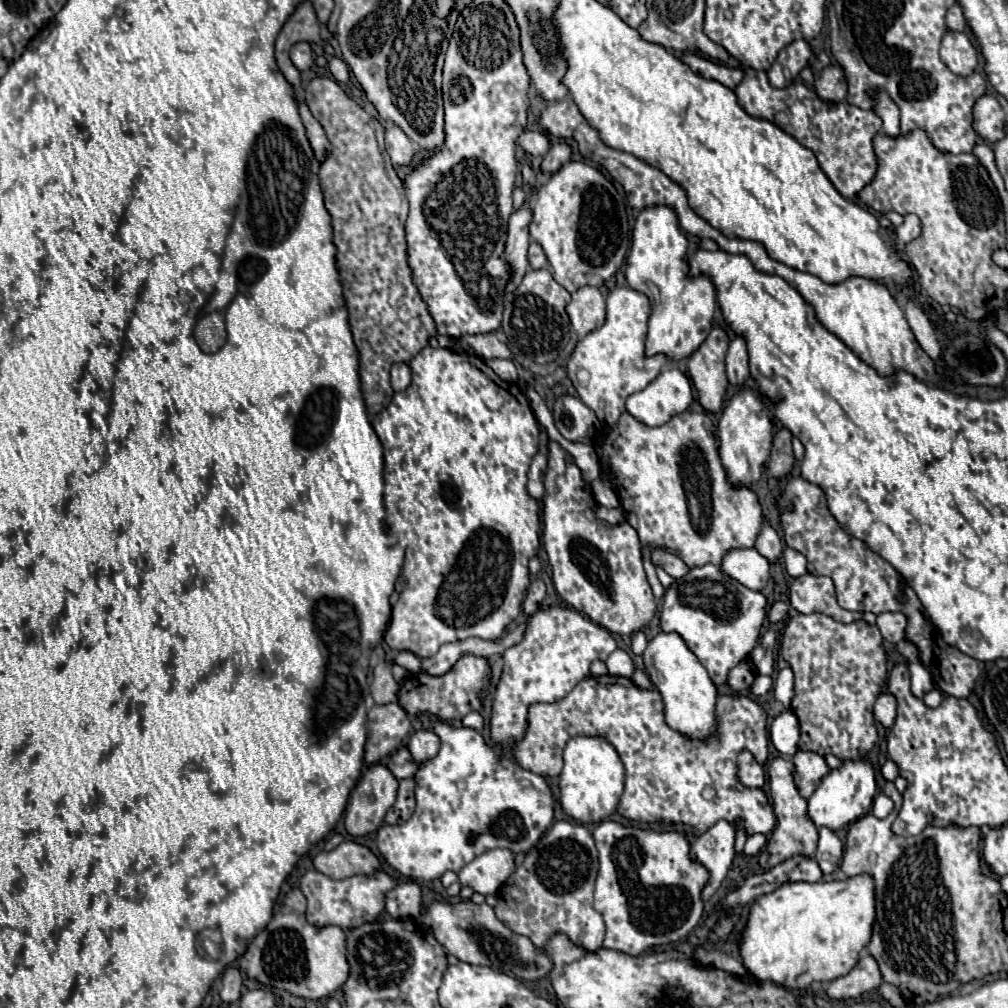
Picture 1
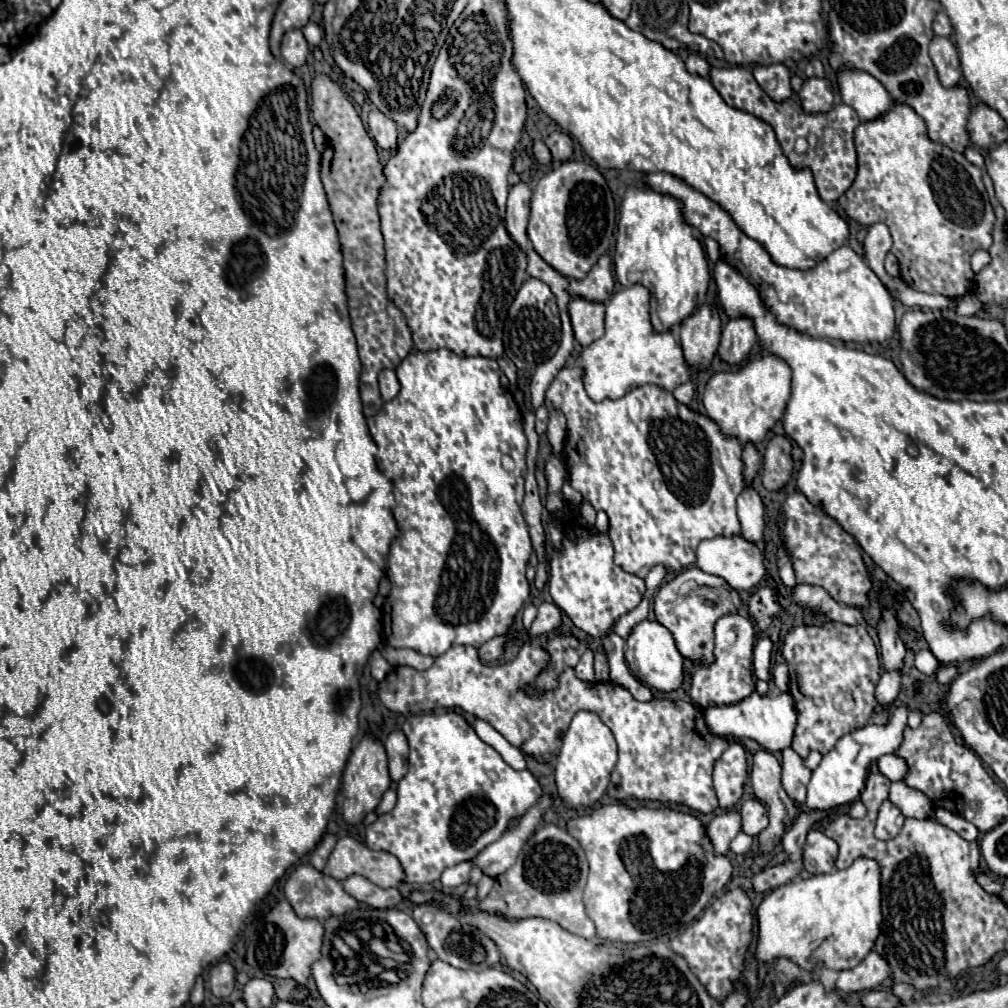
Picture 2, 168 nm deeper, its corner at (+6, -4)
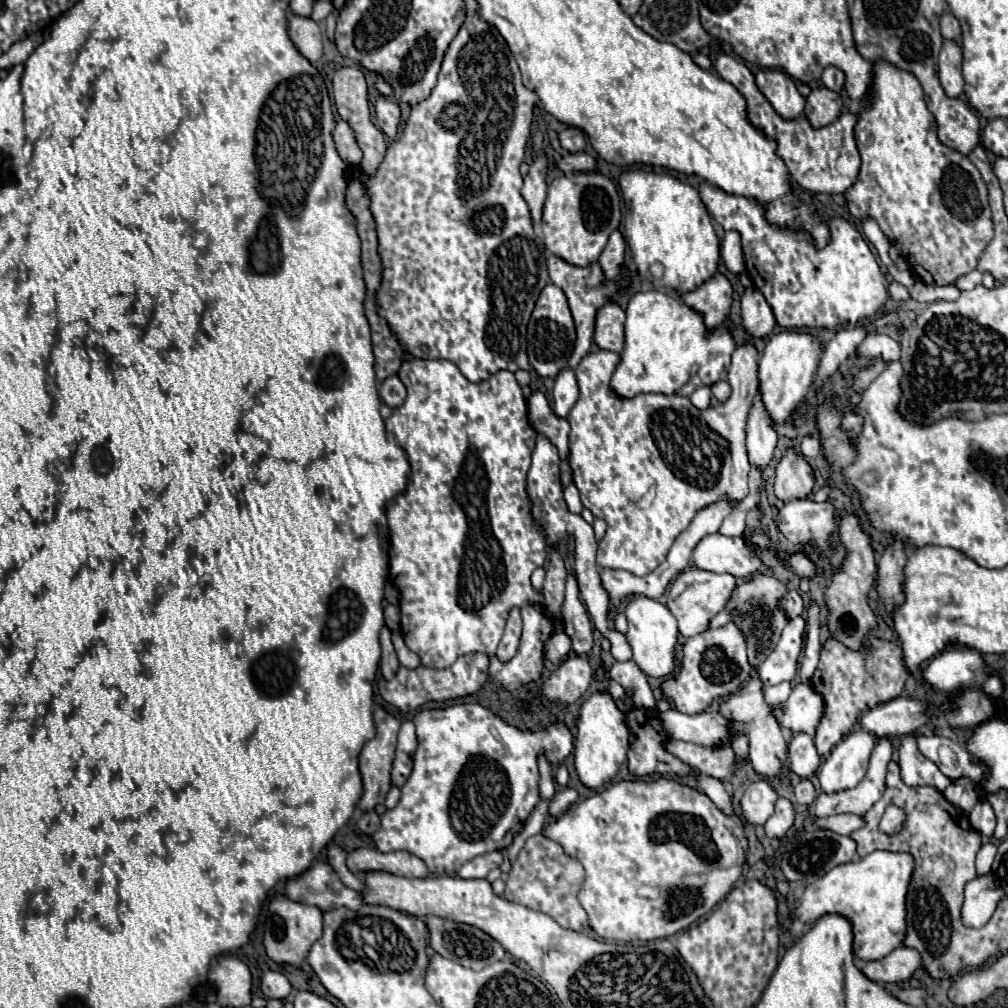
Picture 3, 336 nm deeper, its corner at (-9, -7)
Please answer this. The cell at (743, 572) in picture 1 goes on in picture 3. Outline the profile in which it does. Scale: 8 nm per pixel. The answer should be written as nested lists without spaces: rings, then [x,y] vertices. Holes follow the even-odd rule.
[[[707,535],[693,551],[693,563],[713,573],[729,573],[737,579],[749,579],[763,565],[761,551],[743,537]]]

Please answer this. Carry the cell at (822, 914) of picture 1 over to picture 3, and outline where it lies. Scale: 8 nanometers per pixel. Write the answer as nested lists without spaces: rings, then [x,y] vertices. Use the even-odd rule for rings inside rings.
[[[873,851],[871,855],[855,861],[855,863],[845,863],[835,869],[831,869],[827,875],[815,881],[815,885],[807,885],[803,895],[799,897],[795,909],[791,911],[791,919],[799,919],[805,925],[813,925],[827,913],[841,915],[851,921],[853,927],[853,955],[855,959],[863,961],[877,961],[889,955],[893,949],[897,949],[903,941],[905,935],[905,895],[909,887],[913,871],[913,859],[907,853],[891,853],[891,851]]]

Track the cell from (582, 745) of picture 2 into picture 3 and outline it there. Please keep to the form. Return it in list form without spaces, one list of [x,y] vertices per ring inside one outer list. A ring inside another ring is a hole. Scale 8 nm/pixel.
[[[591,693],[581,705],[581,717],[575,737],[575,771],[579,781],[589,789],[607,785],[619,773],[619,765],[627,759],[629,731],[625,725],[625,713],[621,713],[609,693]]]

